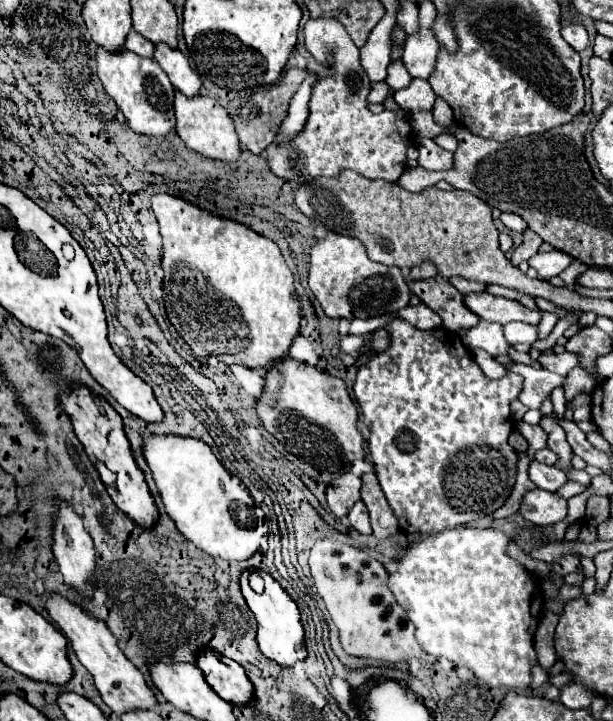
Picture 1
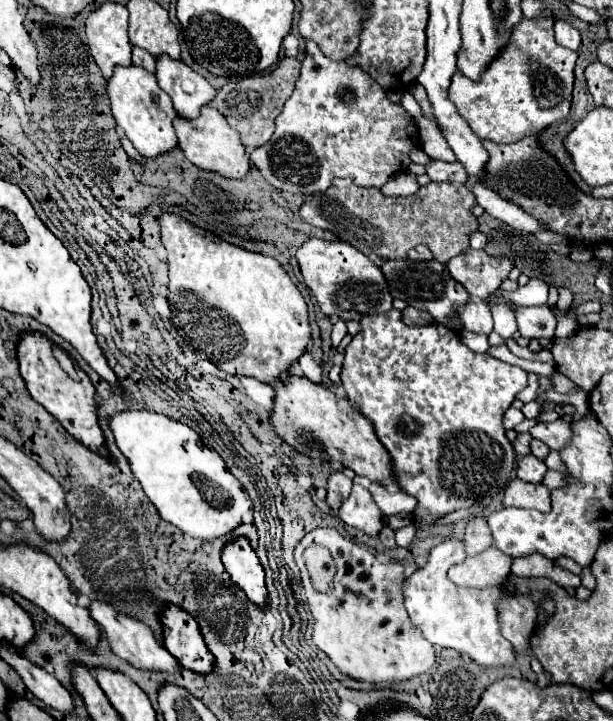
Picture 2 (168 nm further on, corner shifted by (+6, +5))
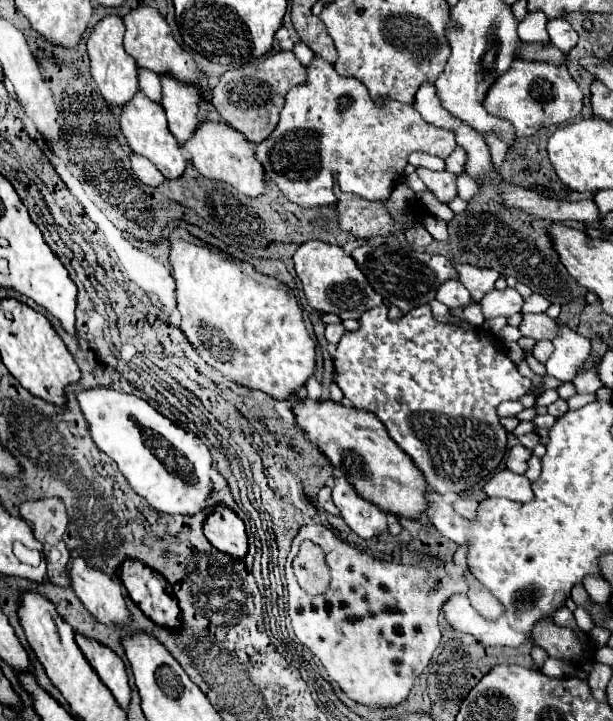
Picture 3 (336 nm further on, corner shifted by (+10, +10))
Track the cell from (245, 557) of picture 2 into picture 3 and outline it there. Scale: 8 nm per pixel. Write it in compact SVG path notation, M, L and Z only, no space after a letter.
M218 506L204 522L204 534L212 546L232 560L242 560L248 554L248 536L244 522L228 508Z

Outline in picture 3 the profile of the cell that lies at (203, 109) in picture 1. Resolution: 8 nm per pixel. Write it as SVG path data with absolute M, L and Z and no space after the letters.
M204 120L198 124L196 132L190 140L184 142L184 150L190 154L192 166L210 180L226 182L234 188L238 188L246 196L260 196L264 192L264 168L254 158L254 150L248 146L246 138L230 128L224 122L218 120Z

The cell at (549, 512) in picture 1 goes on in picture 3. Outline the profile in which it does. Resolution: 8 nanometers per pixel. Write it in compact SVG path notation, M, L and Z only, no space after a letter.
M500 470L494 474L494 478L484 486L488 496L496 498L508 498L514 502L532 502L532 482L526 476L514 474L510 470Z

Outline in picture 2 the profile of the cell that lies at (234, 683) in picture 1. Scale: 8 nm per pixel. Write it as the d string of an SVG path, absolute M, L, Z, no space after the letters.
M164 607L160 623L164 623L164 647L170 655L176 655L182 667L196 673L212 671L214 657L206 649L200 627L192 615L180 611L180 607Z

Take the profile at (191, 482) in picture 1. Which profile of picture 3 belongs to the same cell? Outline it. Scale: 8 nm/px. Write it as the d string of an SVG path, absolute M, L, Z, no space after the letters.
M92 388L82 390L76 394L80 408L84 412L84 418L90 426L90 434L96 442L96 446L106 452L120 468L124 478L130 482L130 486L158 512L162 514L178 514L178 516L194 516L202 512L208 506L214 506L212 502L212 474L218 474L216 462L210 454L210 450L202 444L202 440L190 432L156 412L146 400L138 396L130 396L126 392L118 392L114 388Z

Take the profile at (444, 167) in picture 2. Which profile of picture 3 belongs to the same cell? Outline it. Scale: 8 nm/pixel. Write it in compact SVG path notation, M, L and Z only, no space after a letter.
M418 168L416 170L420 180L426 184L426 188L440 200L440 202L450 202L456 196L456 174L442 170L442 172L434 172L434 170L426 170L426 168Z

